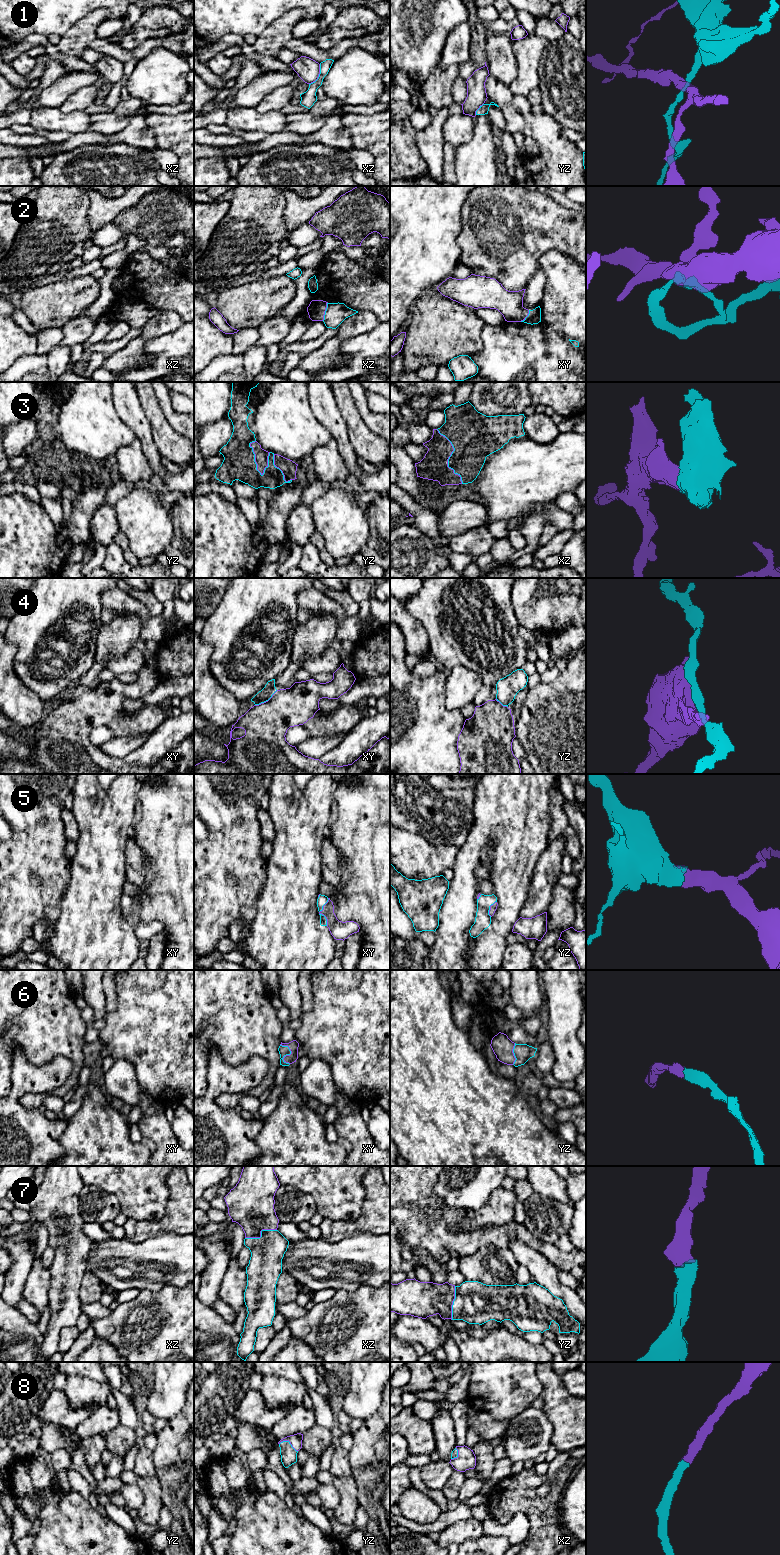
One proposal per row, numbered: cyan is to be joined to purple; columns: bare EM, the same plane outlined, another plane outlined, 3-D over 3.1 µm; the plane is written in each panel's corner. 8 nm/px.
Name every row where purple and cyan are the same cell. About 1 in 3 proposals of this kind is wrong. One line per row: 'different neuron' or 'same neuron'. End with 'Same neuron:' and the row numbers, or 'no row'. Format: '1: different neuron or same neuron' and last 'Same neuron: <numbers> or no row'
1: different neuron
2: same neuron
3: same neuron
4: different neuron
5: same neuron
6: same neuron
7: same neuron
8: same neuron
Same neuron: 2, 3, 5, 6, 7, 8

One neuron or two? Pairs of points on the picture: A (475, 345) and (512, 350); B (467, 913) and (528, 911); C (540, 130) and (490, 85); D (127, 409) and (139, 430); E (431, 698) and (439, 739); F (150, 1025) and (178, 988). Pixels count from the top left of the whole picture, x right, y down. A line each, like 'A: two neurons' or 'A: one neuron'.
A: two neurons
B: two neurons
C: one neuron
D: one neuron
E: one neuron
F: one neuron

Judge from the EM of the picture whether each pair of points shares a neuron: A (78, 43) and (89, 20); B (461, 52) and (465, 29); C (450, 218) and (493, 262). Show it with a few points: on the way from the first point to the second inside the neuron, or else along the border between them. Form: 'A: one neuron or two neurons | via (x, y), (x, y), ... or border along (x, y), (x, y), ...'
A: one neuron | via (79, 37), (86, 26)
B: one neuron | via (461, 46), (461, 35)
C: two neurons | border along (463, 205), (461, 231), (456, 239), (461, 252)

